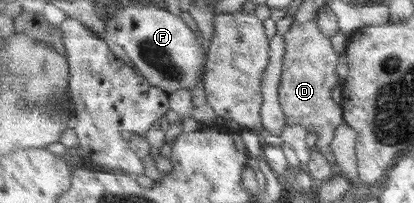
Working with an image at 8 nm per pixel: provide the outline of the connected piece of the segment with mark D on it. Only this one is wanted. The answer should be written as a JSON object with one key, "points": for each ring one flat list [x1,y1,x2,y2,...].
{"points":[[316,16,304,24,292,24,284,34,287,41,283,82,281,85,281,104,286,112,289,125,303,125,310,131,318,132,316,148,324,152,336,164,337,157,332,149,337,130,346,122,343,104,336,103,334,89,342,85,338,76,340,54,334,49,334,42,320,27]]}

